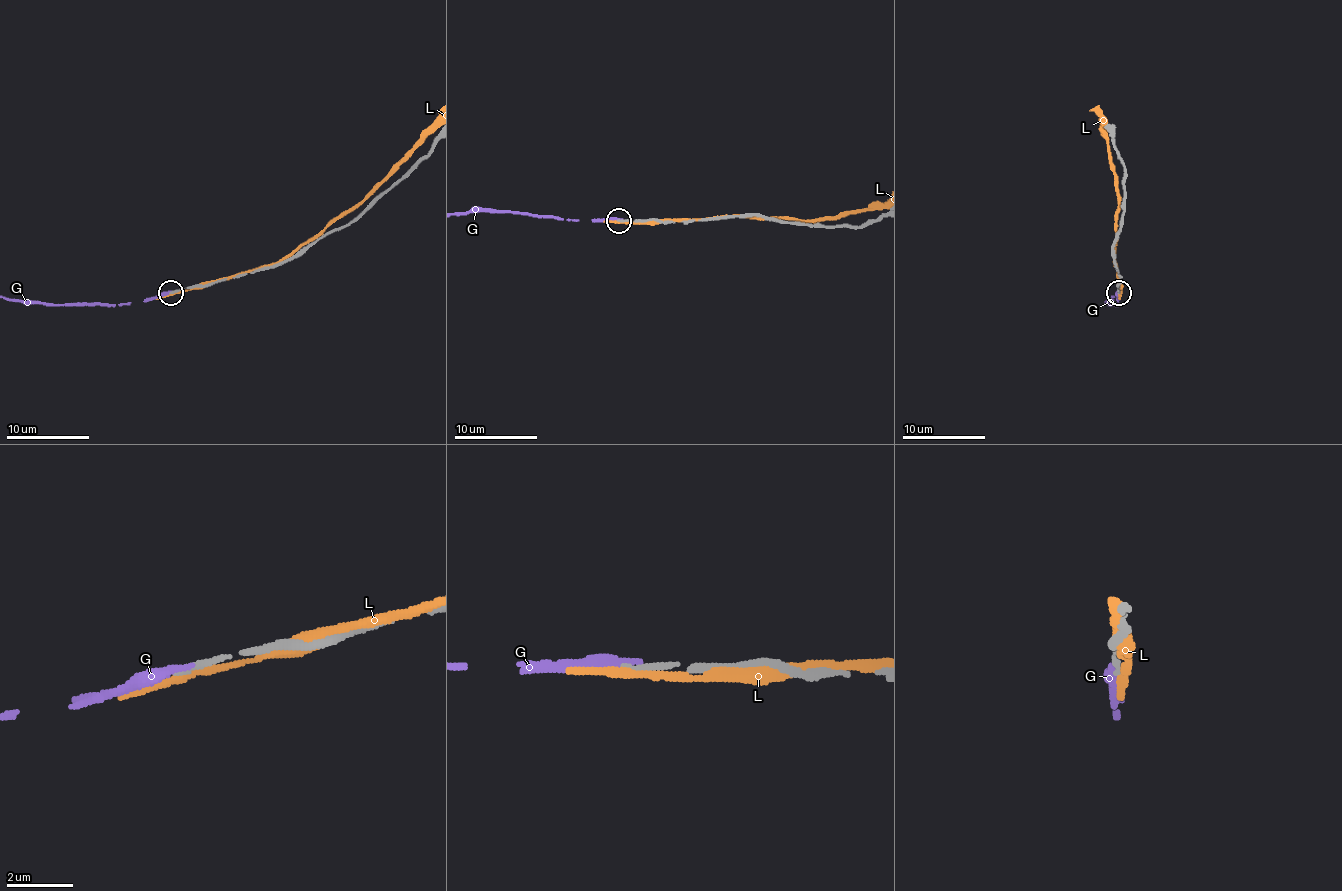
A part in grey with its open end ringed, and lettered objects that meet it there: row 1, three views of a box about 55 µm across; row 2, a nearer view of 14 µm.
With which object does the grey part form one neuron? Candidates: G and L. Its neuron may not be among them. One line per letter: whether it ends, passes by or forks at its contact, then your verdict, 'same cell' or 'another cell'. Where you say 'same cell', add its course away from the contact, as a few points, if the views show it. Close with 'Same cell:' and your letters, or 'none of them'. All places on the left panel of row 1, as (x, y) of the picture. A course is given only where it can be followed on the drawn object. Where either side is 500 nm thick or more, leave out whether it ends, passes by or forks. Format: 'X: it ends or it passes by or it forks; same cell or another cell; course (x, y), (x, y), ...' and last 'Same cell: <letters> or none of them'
G: it ends; another cell
L: it passes by; another cell
Same cell: none of them

